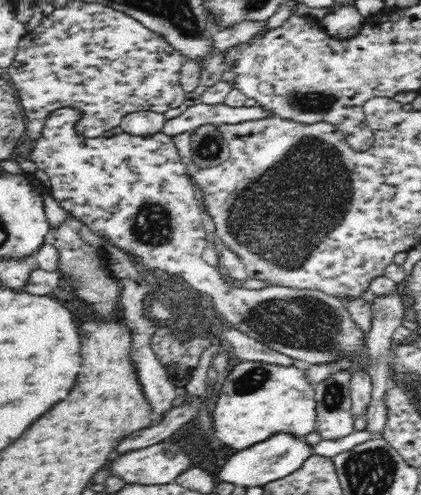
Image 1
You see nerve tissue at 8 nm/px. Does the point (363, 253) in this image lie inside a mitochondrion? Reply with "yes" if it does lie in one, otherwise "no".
no

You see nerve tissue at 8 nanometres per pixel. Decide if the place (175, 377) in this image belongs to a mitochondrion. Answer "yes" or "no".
no

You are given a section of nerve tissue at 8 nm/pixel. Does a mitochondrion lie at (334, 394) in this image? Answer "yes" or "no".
yes

